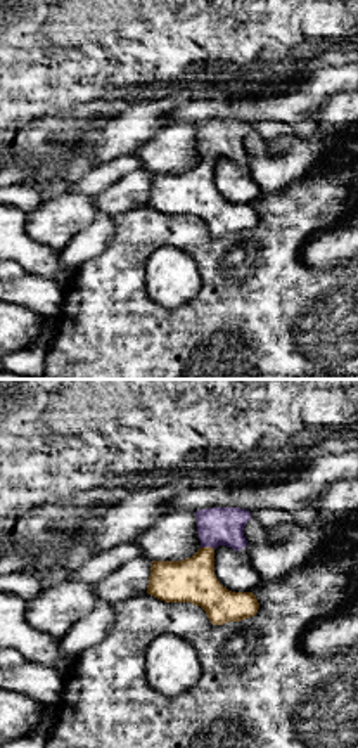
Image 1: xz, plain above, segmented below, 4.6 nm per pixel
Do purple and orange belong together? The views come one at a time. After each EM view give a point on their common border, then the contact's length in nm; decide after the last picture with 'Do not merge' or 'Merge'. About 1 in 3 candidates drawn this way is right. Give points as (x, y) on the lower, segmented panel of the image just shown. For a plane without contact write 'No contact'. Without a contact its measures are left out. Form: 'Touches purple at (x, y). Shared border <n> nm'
Touches purple at (208, 546). Shared border 70 nm

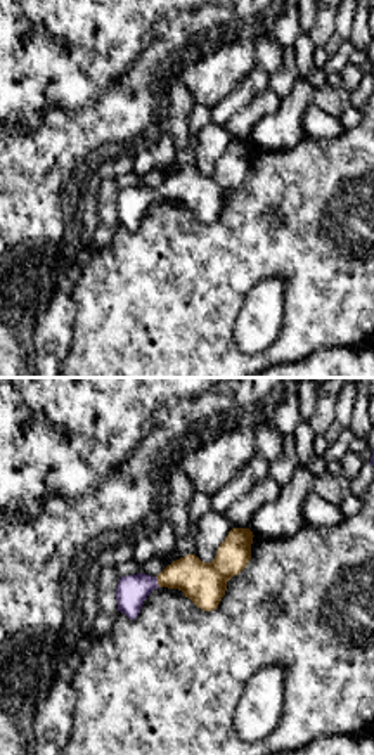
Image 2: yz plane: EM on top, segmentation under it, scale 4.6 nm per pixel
Touches purple at (156, 582). Shared border 50 nm

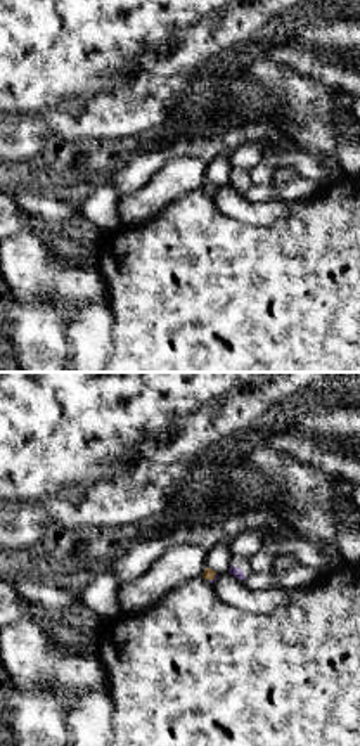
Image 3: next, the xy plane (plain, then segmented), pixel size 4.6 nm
Touches purple at (215, 577). Shared border 50 nm

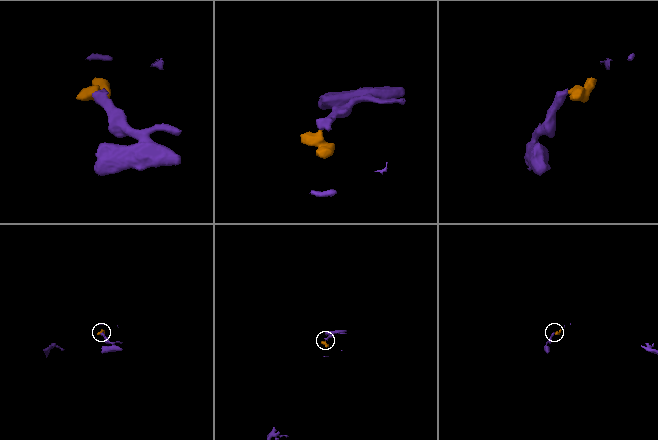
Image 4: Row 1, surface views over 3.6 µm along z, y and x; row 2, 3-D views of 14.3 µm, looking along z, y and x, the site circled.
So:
Merge

